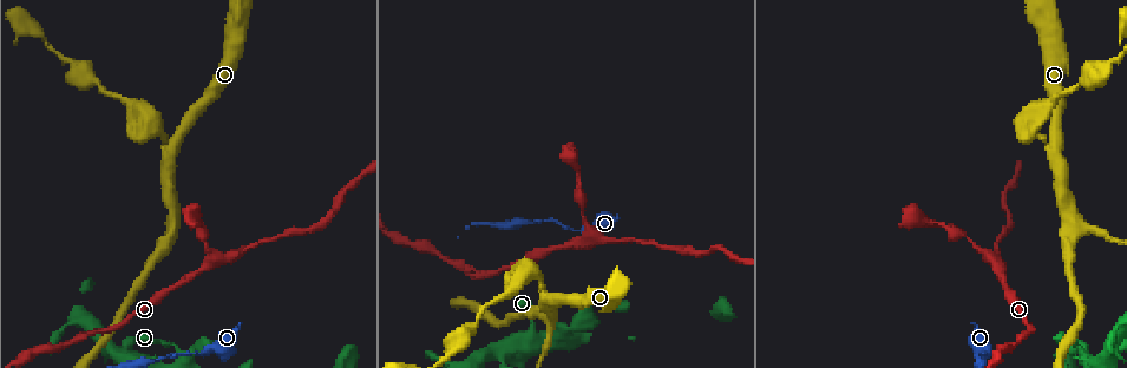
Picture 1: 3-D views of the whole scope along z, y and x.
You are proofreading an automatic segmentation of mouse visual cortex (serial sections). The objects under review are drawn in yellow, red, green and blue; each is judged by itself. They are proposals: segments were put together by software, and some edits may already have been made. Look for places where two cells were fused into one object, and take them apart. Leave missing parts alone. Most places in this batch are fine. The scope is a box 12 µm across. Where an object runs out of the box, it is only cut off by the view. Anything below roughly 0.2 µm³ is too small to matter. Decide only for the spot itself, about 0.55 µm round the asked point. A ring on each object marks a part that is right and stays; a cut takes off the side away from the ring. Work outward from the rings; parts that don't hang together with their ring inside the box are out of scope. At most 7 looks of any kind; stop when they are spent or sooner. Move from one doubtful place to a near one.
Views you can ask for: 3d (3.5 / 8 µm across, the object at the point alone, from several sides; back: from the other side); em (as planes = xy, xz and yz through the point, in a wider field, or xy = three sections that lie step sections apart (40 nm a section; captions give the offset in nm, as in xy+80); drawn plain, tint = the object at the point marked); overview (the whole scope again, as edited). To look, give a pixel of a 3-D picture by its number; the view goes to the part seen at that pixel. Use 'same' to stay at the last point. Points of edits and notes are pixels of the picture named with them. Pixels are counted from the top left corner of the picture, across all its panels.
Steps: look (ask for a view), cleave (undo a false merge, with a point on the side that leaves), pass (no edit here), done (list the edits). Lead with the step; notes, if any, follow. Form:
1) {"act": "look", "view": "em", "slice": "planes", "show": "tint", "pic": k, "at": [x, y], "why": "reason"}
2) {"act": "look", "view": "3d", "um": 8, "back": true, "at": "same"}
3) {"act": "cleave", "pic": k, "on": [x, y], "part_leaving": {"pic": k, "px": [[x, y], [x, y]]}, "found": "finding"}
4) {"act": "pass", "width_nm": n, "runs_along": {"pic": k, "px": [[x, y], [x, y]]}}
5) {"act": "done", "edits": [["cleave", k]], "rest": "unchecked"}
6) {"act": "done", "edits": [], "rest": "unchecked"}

{"act": "look", "view": "3d", "um": 8, "pic": 1, "at": [1052, 155]}

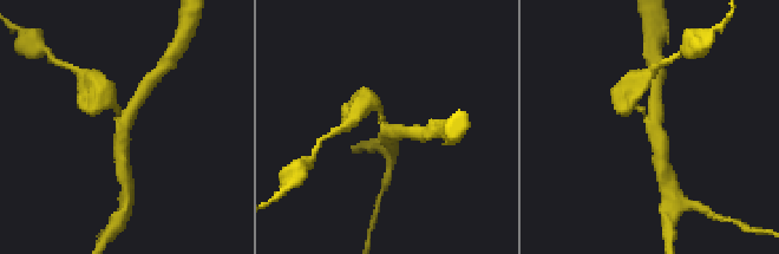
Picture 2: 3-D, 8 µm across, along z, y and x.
{"act": "look", "view": "3d", "um": 3.5, "pic": 2, "at": [122, 126]}

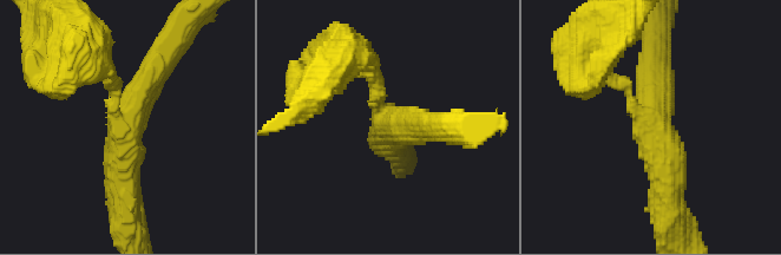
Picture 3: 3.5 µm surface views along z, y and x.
{"act": "look", "view": "em", "slice": "xy", "step": 5, "show": "tint", "pic": 3, "at": [121, 121], "arms": 3, "arm_widths_nm": [200, 400, 500]}

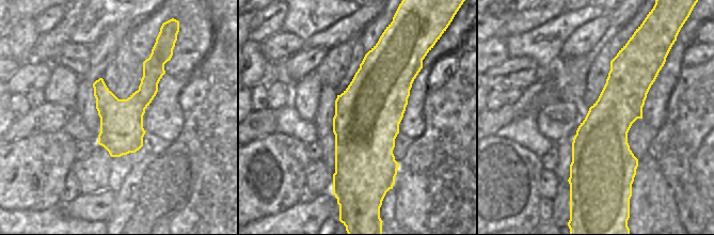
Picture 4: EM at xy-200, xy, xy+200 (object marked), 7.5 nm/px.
{"act": "pass", "runs_along": {"pic": 3, "px": [[431, 125], [380, 113], [368, 67]]}, "found": "one cell here"}

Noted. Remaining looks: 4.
{"act": "look", "view": "3d", "um": 3.5, "pic": 1, "at": [1072, 225], "why": "arms part here"}

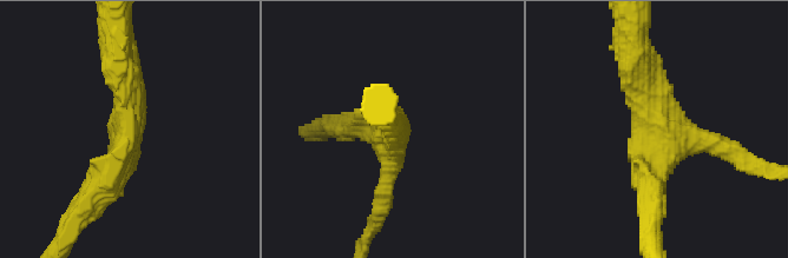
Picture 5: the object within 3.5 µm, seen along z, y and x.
{"act": "look", "view": "em", "slice": "xy", "step": 3, "show": "tint", "pic": 5, "at": [123, 134], "arms": 3, "arm_widths_nm": [250, 400, 400], "why": "now the EM"}

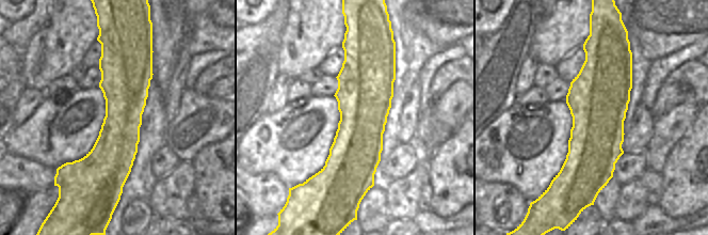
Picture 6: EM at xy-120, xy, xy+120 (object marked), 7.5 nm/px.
{"act": "pass", "runs_along": {"pic": 6, "px": [[347, 46], [360, 60], [364, 187]]}, "found": "one cell here"}

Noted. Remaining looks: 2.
{"act": "look", "view": "3d", "um": 3.5, "pic": 1, "at": [590, 237], "why": "abrupt turn"}

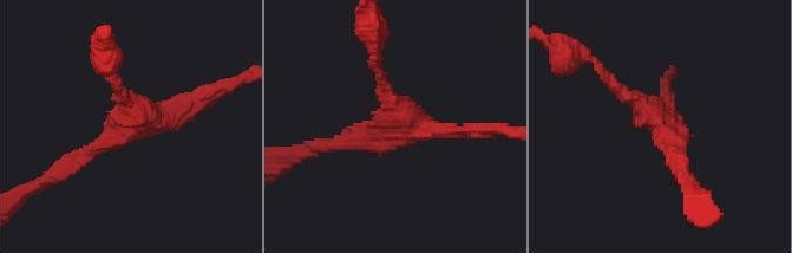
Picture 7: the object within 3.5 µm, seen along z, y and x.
{"act": "look", "view": "em", "slice": "xy", "step": 1, "show": "tint", "pic": 7, "at": [663, 126]}

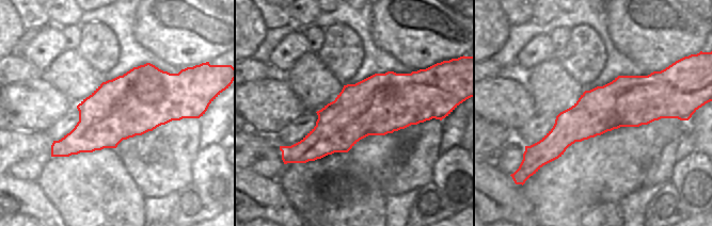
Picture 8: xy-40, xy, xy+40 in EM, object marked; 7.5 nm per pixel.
{"act": "pass", "found": "all the same cell"}

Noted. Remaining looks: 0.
{"act": "done", "edits": [], "rest": "unchecked"}

